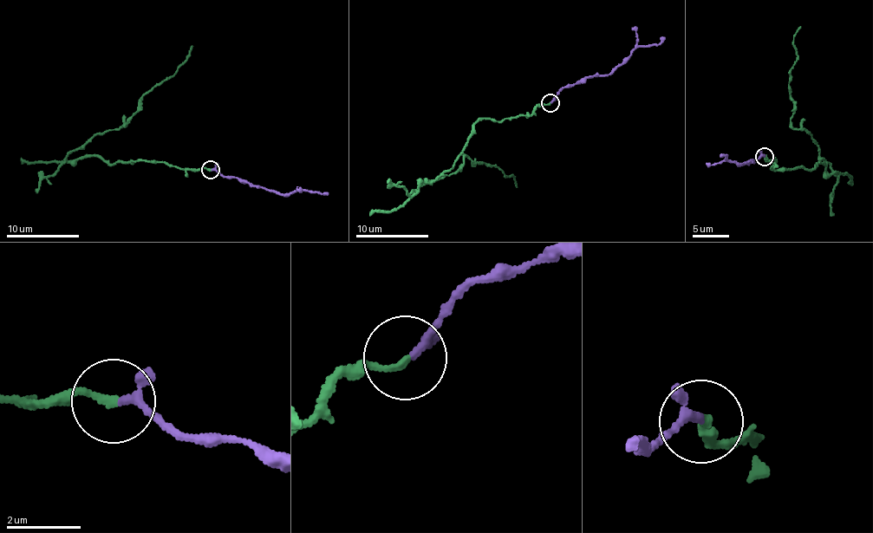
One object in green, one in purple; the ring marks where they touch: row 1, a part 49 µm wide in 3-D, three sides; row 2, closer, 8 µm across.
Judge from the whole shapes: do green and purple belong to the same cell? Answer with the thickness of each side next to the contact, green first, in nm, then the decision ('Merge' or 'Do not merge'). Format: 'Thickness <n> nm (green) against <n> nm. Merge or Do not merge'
Thickness 200 nm (green) against 180 nm. Do not merge

